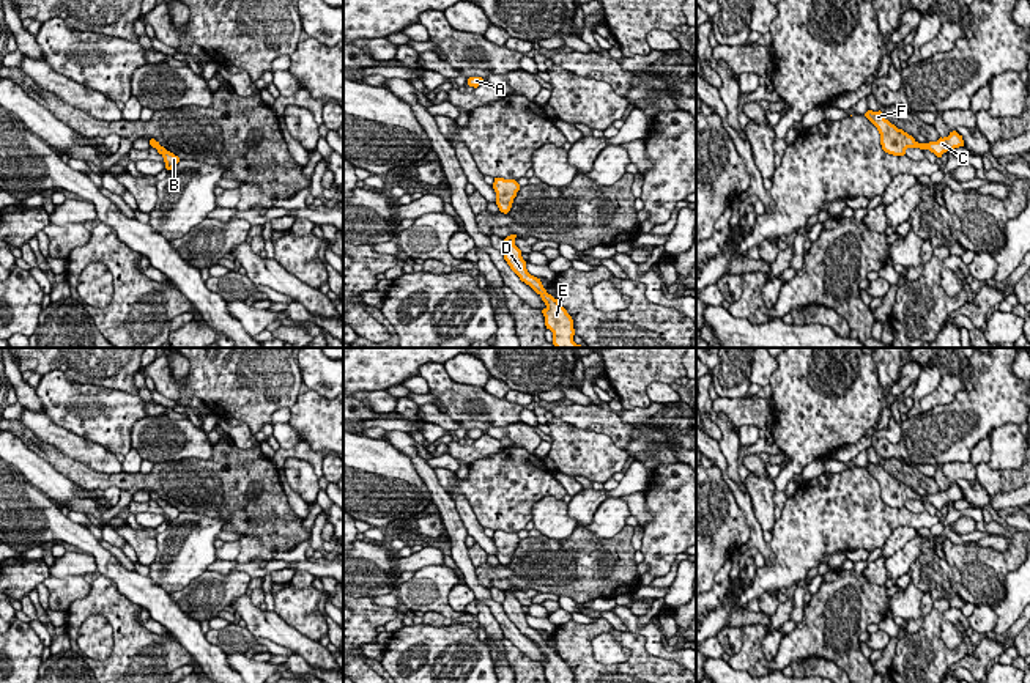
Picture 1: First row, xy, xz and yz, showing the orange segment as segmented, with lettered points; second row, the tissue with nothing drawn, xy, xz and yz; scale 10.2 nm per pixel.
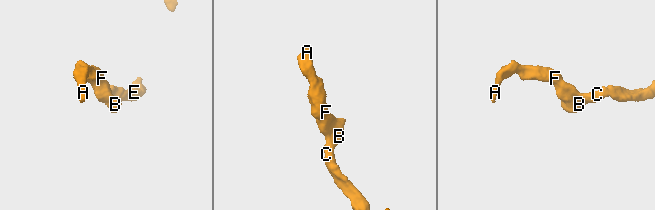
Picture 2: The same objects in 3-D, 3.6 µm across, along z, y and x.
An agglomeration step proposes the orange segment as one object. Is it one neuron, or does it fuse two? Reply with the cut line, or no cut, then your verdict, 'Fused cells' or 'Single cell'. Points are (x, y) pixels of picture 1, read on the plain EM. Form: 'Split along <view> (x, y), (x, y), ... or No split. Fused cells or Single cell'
No split. Single cell

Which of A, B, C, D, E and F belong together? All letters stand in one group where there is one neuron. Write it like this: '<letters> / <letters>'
A B C D E F

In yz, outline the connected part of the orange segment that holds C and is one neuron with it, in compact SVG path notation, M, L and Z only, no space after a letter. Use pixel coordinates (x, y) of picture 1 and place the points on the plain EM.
M868 463L865 469L877 480L882 502L893 508L904 508L907 500L920 500L942 510L943 505L964 499L962 488L956 483L950 485L948 489L940 489L937 494L918 496L912 488L891 477L880 463Z

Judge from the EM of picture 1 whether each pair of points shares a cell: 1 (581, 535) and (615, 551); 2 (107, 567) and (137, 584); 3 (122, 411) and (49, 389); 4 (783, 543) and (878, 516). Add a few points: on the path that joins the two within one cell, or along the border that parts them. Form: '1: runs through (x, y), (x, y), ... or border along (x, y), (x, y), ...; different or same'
1: runs through (589, 543), (597, 551), (607, 551); same
2: runs through (115, 572), (129, 584); same
3: runs through (104, 402), (66, 400); same
4: runs through (807, 531), (822, 516), (854, 516); same

